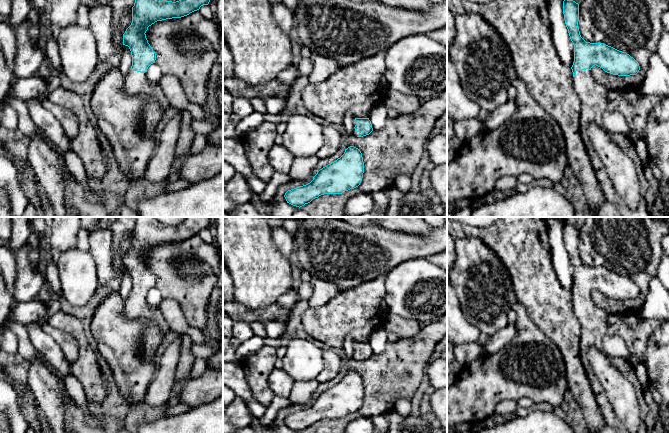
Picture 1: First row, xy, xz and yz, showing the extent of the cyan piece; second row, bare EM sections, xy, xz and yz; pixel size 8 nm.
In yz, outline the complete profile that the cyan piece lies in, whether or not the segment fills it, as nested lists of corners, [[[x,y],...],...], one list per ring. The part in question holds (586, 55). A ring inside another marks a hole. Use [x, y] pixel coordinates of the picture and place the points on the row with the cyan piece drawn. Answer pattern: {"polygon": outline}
{"polygon": [[[564,0],[563,1],[563,14],[566,27],[568,29],[568,33],[570,39],[574,45],[574,62],[571,67],[573,72],[573,84],[574,90],[580,99],[581,109],[580,109],[580,129],[583,131],[582,138],[587,140],[588,143],[585,144],[586,151],[589,156],[589,160],[592,163],[593,171],[595,172],[596,178],[599,182],[601,191],[603,192],[607,201],[612,203],[618,211],[621,213],[623,217],[651,217],[648,213],[646,208],[646,201],[645,201],[645,194],[648,190],[649,184],[644,174],[644,166],[637,154],[634,142],[629,138],[628,135],[624,134],[610,134],[611,139],[615,142],[620,149],[625,153],[625,155],[629,156],[636,166],[636,172],[639,177],[640,181],[640,201],[638,206],[635,210],[631,210],[622,198],[619,196],[617,191],[615,190],[607,170],[596,153],[593,145],[589,140],[589,136],[587,134],[587,127],[591,122],[595,122],[602,126],[602,115],[607,110],[607,92],[608,90],[600,83],[597,83],[592,76],[591,68],[596,65],[602,68],[605,72],[618,75],[618,76],[630,76],[636,75],[639,70],[640,66],[639,63],[631,57],[626,52],[619,51],[611,46],[608,46],[604,43],[590,43],[586,42],[580,35],[580,31],[578,28],[578,21],[579,21],[579,4],[573,0]]]}

